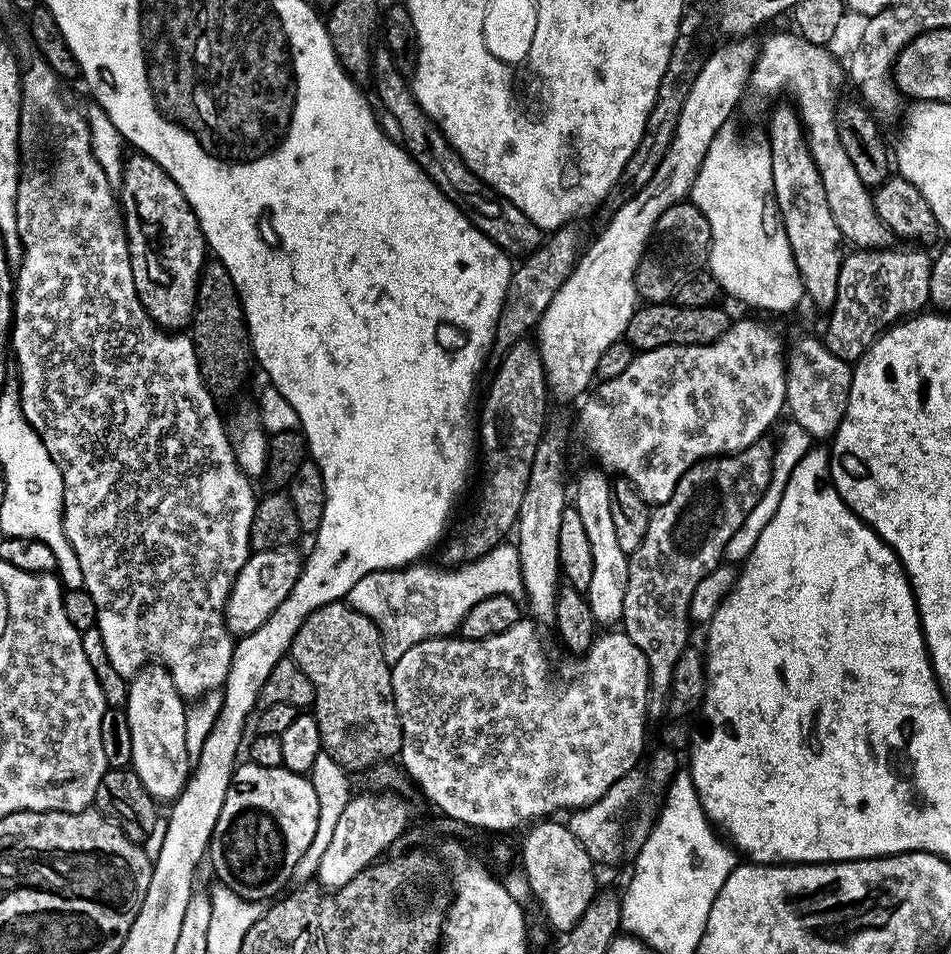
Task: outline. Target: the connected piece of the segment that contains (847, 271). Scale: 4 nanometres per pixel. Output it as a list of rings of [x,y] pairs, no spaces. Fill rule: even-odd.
[[[852,250],[845,255],[840,262],[840,273],[838,274],[838,286],[841,290],[852,288],[845,294],[837,295],[827,313],[832,328],[836,331],[836,340],[832,336],[825,335],[823,341],[825,346],[834,355],[849,362],[859,360],[860,355],[865,352],[875,340],[887,332],[894,324],[900,323],[905,317],[917,315],[918,308],[908,304],[908,296],[921,296],[927,298],[930,294],[930,270],[932,262],[929,253],[924,252],[896,252],[897,250]]]

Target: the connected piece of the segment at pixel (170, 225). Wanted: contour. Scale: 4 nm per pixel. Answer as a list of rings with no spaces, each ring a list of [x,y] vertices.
[[[132,154],[125,159],[124,171],[120,173],[120,179],[118,181],[118,208],[122,213],[124,236],[128,239],[128,257],[130,258],[130,266],[132,267],[132,273],[134,274],[134,290],[138,294],[138,298],[142,302],[146,314],[162,330],[187,329],[192,323],[192,315],[196,309],[196,295],[198,294],[200,271],[204,269],[206,263],[206,245],[204,243],[204,235],[200,229],[198,218],[194,214],[190,202],[186,202],[186,194],[182,194],[182,190],[178,190],[174,178],[170,178],[170,174],[166,174],[166,170],[162,170],[162,166],[158,166],[158,162],[154,162],[149,156],[143,154]]]

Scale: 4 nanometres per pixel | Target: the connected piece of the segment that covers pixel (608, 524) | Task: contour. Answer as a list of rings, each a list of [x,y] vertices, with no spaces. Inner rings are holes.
[[[591,466],[591,467],[592,468],[586,469],[579,476],[576,482],[576,500],[574,500],[574,506],[578,510],[578,514],[581,515],[581,521],[584,523],[586,534],[587,536],[589,536],[589,543],[593,551],[593,577],[590,578],[590,586],[588,587],[587,593],[586,593],[587,601],[593,612],[595,622],[602,626],[603,624],[608,624],[604,626],[610,626],[610,625],[613,625],[613,624],[610,624],[612,622],[617,623],[618,621],[621,621],[622,605],[625,602],[626,586],[629,584],[629,564],[628,564],[629,555],[622,550],[621,546],[618,543],[618,538],[615,537],[614,518],[611,517],[611,509],[610,509],[610,498],[612,497],[611,479],[609,478],[609,475],[602,468],[598,466]]]

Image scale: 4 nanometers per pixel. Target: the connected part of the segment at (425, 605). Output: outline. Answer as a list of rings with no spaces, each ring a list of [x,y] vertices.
[[[501,542],[493,544],[492,549],[484,553],[478,560],[469,560],[459,566],[439,566],[431,568],[428,562],[417,562],[406,568],[387,568],[385,572],[371,572],[366,578],[358,578],[348,591],[347,603],[352,605],[366,618],[374,622],[380,631],[380,641],[384,647],[384,657],[389,666],[396,664],[410,646],[418,646],[418,642],[429,640],[435,636],[451,636],[459,629],[460,624],[470,614],[470,606],[478,606],[482,598],[490,598],[498,594],[507,594],[510,598],[523,601],[524,583],[522,582],[522,566],[515,543]]]

